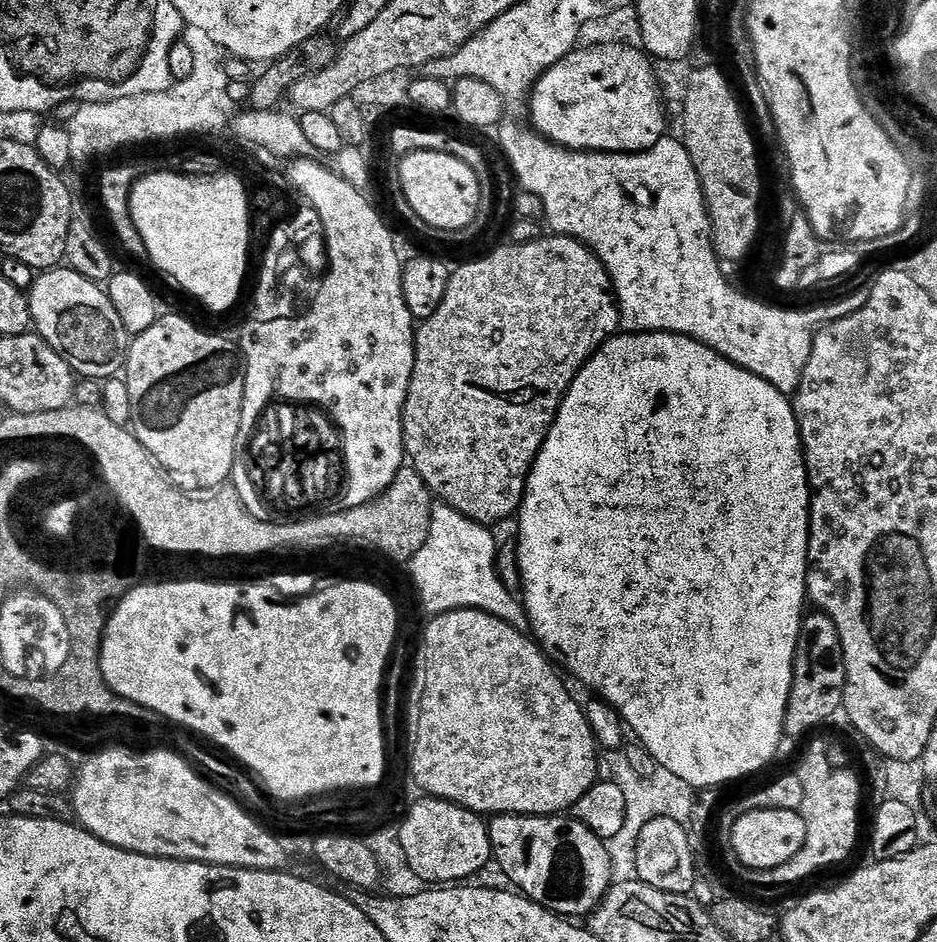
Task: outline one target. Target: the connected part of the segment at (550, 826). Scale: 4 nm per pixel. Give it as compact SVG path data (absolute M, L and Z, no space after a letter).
M571 815L493 816L487 826L495 863L523 895L558 916L591 917L614 883L607 843Z

